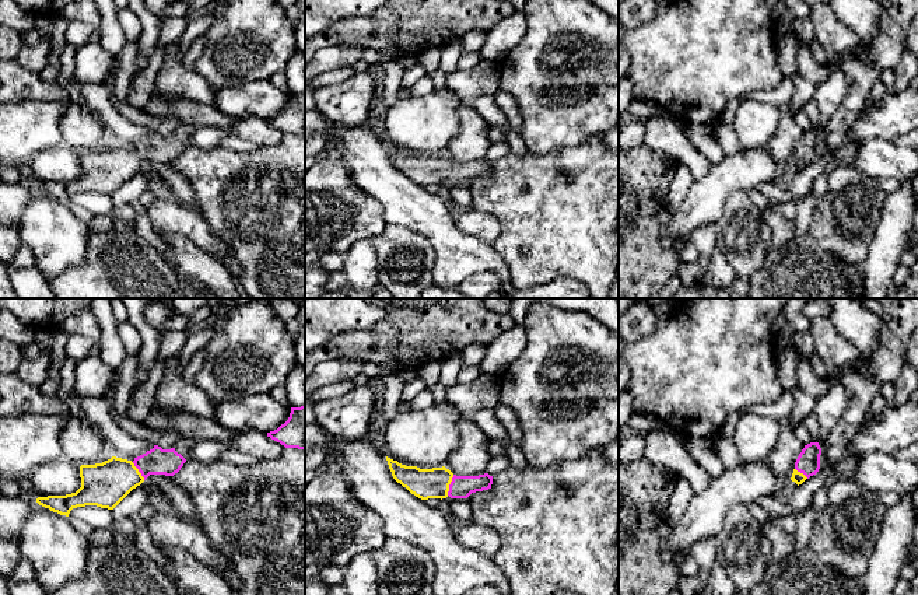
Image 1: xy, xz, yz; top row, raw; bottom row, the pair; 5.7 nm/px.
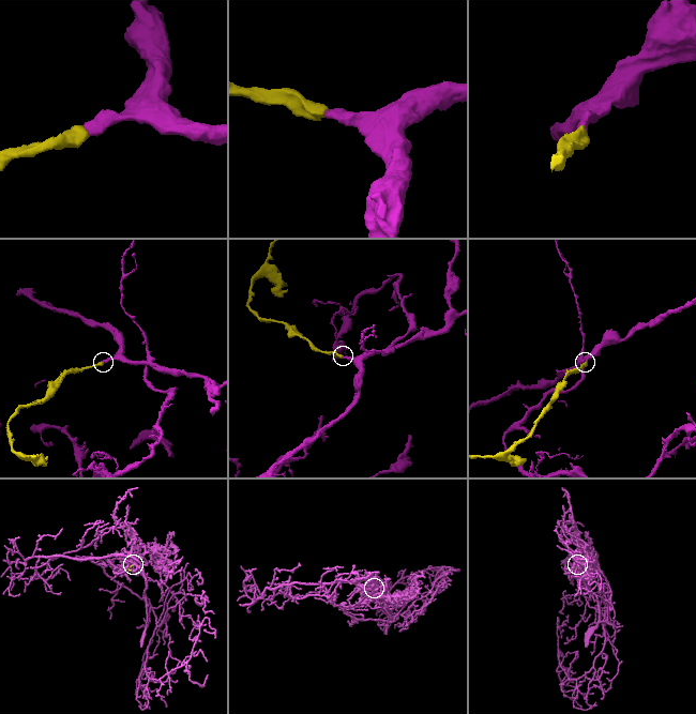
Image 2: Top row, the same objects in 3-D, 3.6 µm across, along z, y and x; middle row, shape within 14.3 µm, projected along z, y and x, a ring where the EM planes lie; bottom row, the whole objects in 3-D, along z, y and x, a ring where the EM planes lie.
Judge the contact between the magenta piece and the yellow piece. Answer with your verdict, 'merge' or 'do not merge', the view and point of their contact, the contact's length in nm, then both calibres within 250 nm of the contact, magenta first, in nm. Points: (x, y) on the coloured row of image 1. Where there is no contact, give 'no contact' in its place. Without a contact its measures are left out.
merge; contact xz (449, 485); length 130 nm; calibres 130 and 180 nm

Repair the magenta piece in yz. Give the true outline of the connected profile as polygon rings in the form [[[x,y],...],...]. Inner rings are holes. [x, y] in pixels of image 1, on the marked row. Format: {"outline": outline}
{"outline": [[[810,442],[805,445],[805,448],[802,449],[802,452],[799,454],[795,462],[795,469],[791,480],[799,486],[806,479],[816,475],[820,469],[820,455],[821,455],[821,448],[819,442]]]}

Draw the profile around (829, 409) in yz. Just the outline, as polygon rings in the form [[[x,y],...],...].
[[[828,371],[824,378],[830,388],[823,396],[816,399],[814,407],[820,426],[819,445],[821,451],[827,447],[828,435],[840,421],[848,402],[842,384],[834,377],[833,371]]]

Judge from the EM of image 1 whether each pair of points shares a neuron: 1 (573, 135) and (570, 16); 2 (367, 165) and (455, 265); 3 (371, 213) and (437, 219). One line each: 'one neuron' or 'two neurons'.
1: one neuron
2: one neuron
3: two neurons

